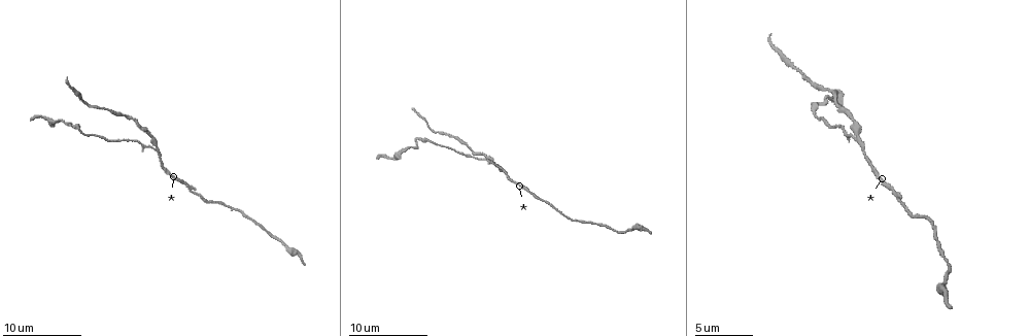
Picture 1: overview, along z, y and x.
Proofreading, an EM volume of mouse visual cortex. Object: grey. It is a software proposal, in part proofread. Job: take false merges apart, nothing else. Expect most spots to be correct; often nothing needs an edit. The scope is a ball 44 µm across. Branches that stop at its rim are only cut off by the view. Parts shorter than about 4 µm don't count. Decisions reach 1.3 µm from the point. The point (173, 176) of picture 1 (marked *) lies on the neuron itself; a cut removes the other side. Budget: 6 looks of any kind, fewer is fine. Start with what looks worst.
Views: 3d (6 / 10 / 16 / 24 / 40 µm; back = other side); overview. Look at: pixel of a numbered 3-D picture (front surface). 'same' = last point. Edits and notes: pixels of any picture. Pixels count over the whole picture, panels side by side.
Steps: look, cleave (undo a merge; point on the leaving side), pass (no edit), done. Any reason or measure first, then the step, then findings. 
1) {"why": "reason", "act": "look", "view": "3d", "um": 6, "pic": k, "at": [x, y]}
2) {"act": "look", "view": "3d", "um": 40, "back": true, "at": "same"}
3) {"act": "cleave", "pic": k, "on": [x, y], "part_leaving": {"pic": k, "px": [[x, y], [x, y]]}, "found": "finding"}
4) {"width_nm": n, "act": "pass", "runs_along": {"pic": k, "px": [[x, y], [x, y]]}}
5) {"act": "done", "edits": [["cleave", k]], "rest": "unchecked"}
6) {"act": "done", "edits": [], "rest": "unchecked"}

{"act": "look", "view": "3d", "um": 10, "pic": 1, "at": [494, 165]}

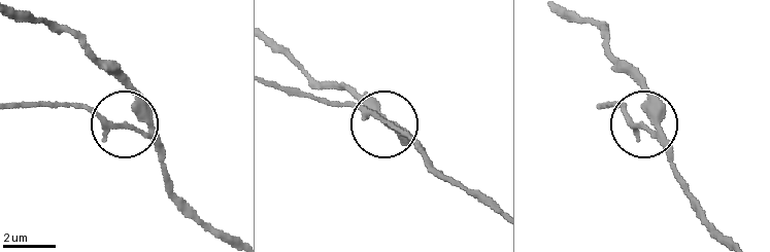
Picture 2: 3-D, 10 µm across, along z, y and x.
{"act": "look", "view": "3d", "um": 10, "back": true, "pic": 2, "at": [643, 123]}

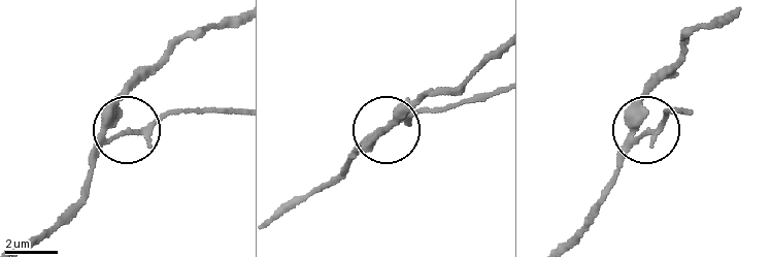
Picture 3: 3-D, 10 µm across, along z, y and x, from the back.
{"act": "cleave", "pic": 3, "on": [138, 130], "part_leaving": {"pic": 3, "px": [[108, 142], [179, 111], [239, 111]]}, "found": "a second neuron is stuck on"}

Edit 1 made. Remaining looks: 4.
{"why": "narrows sharply", "act": "look", "view": "3d", "um": 6, "pic": 1, "at": [592, 221]}

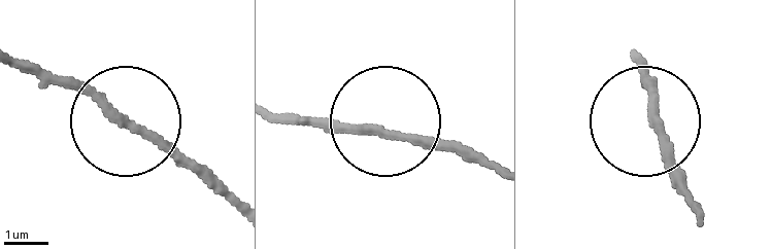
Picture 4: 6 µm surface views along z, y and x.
{"act": "look", "view": "3d", "um": 6, "back": true, "pic": 4, "at": [658, 124]}

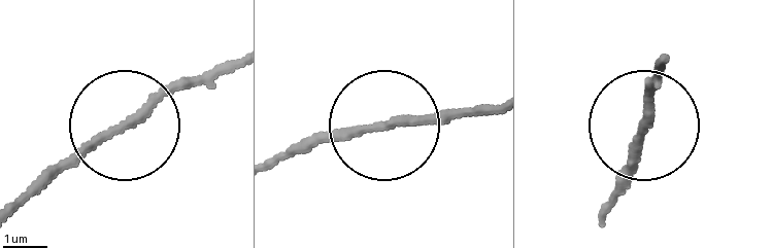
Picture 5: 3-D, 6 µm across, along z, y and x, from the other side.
{"act": "pass", "runs_along": {"pic": 5, "px": [[666, 64], [625, 192]]}, "found": "all the same neuron"}

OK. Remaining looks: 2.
{"why": "a narrow waist", "act": "look", "view": "3d", "um": 10, "pic": 1, "at": [826, 90]}

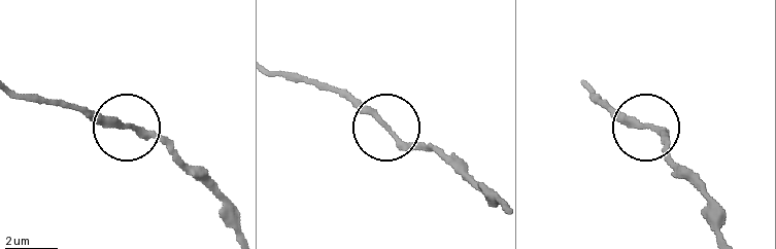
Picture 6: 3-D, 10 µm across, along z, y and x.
{"act": "look", "view": "3d", "um": 6, "pic": 6, "at": [644, 124]}

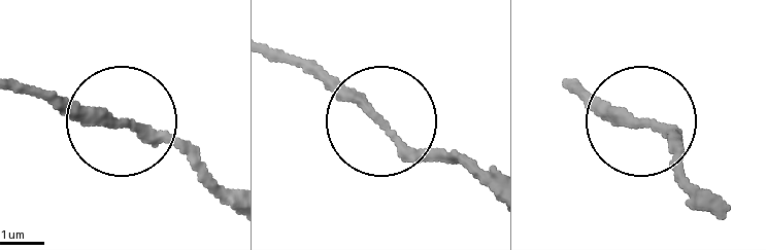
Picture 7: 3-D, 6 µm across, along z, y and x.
{"act": "pass", "runs_along": {"pic": 7, "px": [[484, 183], [362, 113], [310, 62]]}, "found": "one neuron here"}

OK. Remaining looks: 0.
{"act": "done", "edits": [["cleave", 3]], "rest": "unchecked"}

